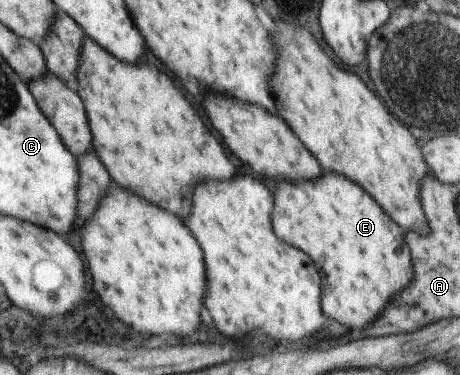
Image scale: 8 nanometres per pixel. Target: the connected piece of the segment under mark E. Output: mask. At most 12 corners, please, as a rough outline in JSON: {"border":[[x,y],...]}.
{"border":[[340,174],[276,184],[272,226],[350,330],[412,278],[400,228]]}

